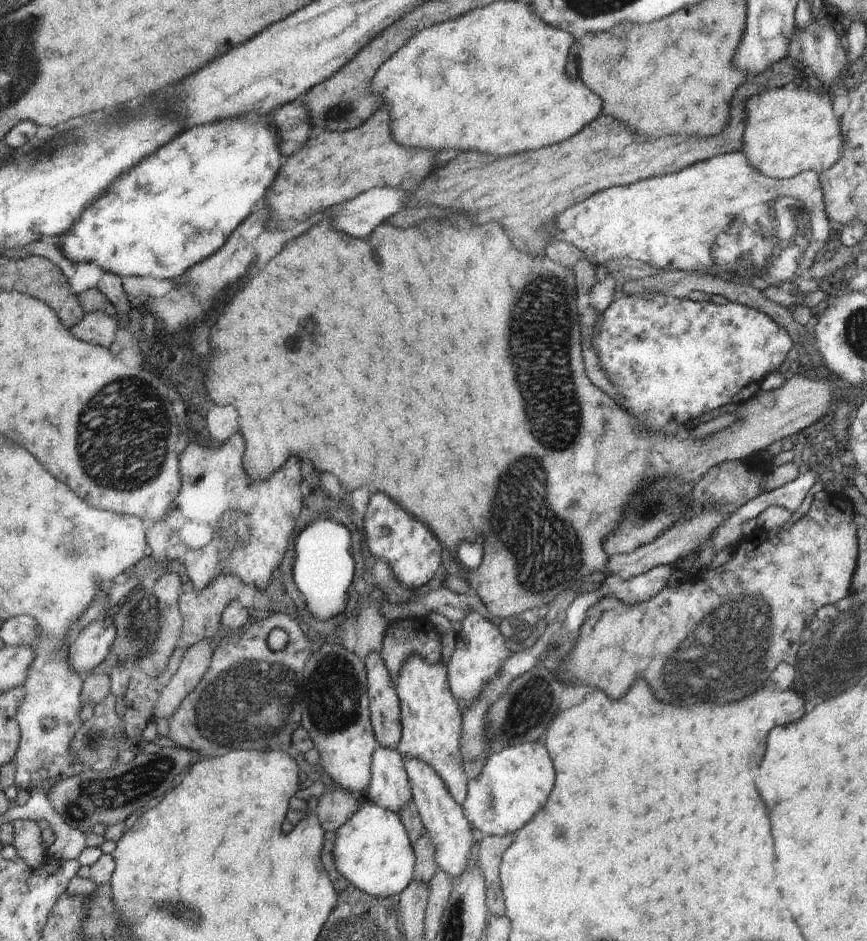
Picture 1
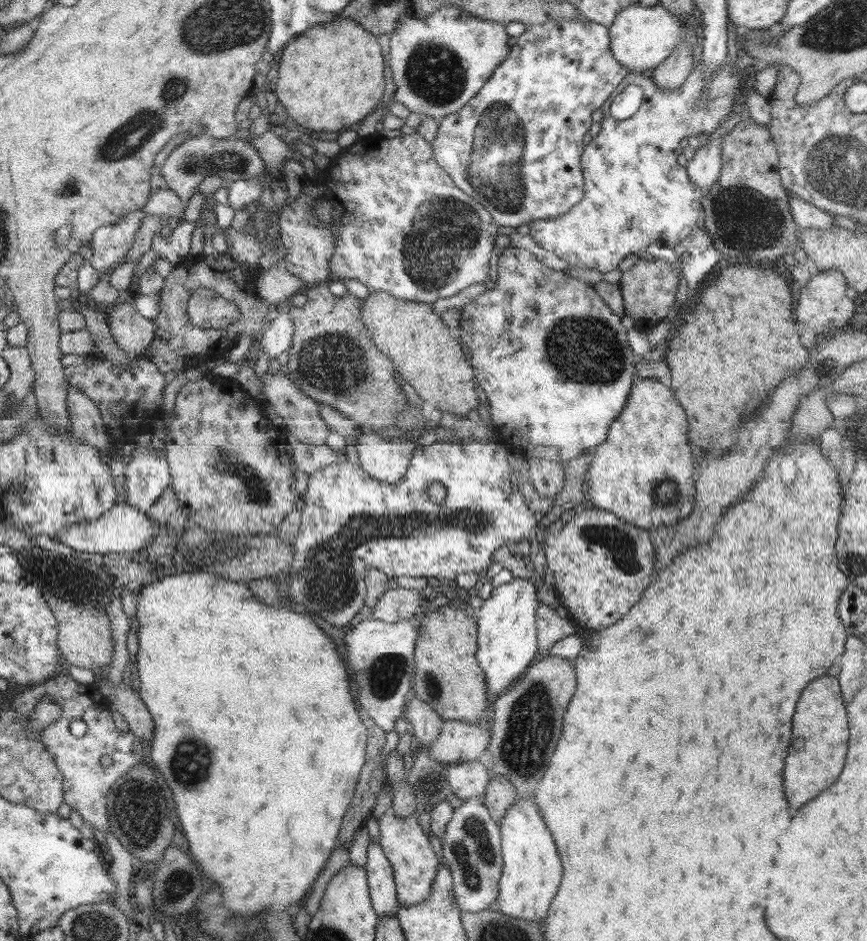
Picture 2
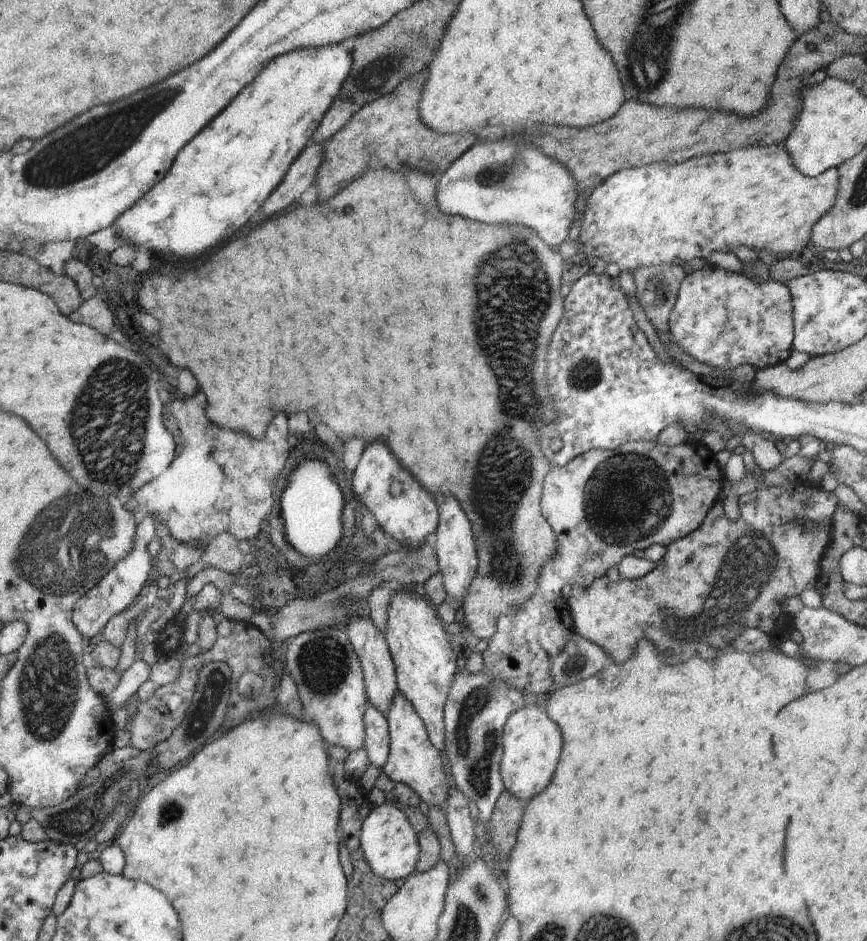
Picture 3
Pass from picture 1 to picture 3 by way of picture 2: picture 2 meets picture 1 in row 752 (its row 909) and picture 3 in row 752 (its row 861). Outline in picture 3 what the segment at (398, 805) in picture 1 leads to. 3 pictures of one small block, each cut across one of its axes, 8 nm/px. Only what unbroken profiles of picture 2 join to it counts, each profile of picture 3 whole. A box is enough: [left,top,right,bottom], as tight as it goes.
[363,704,390,769]

